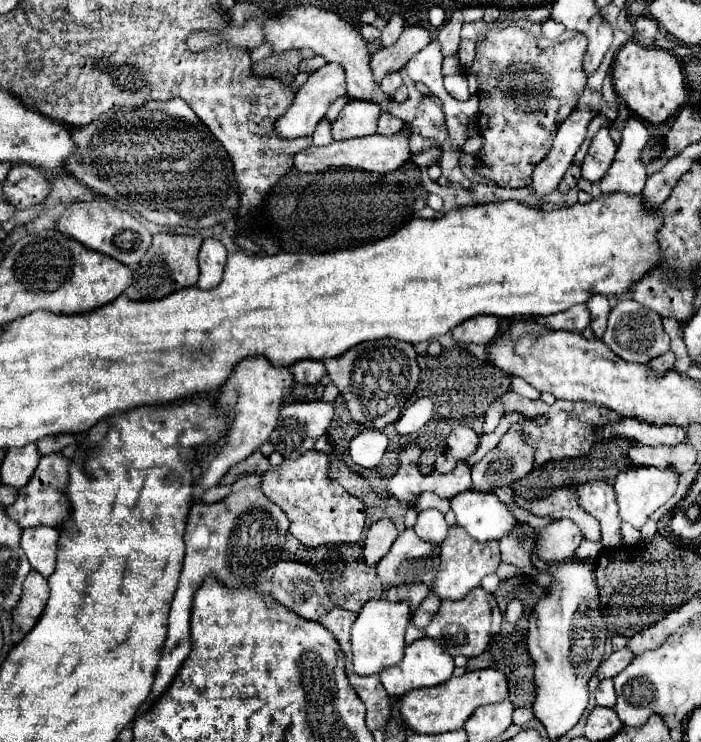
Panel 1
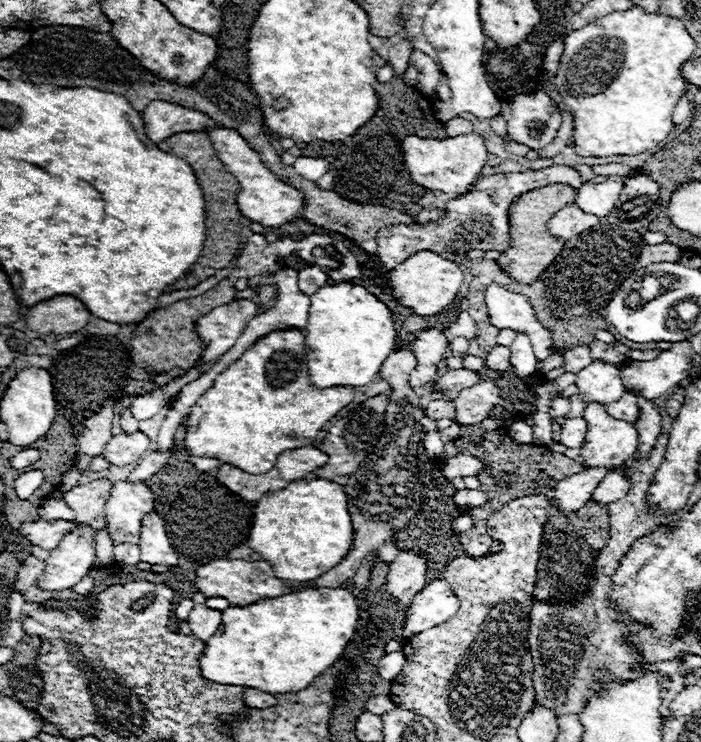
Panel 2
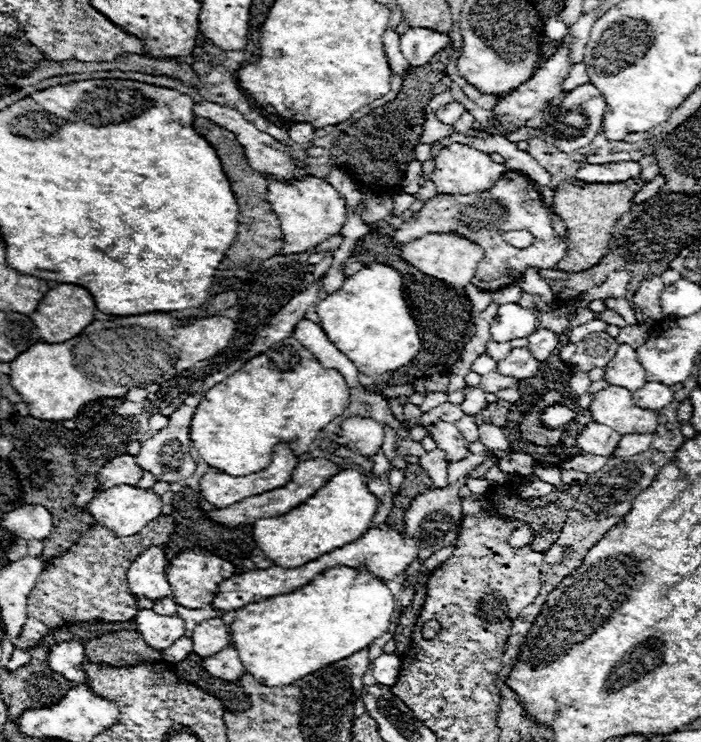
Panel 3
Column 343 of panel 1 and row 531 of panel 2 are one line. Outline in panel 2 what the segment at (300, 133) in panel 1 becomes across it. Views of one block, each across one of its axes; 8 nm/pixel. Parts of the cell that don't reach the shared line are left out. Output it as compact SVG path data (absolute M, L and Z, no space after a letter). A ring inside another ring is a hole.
M78 524L54 548L46 560L46 570L38 582L44 590L66 590L76 586L92 568L96 558L96 530L90 524Z

